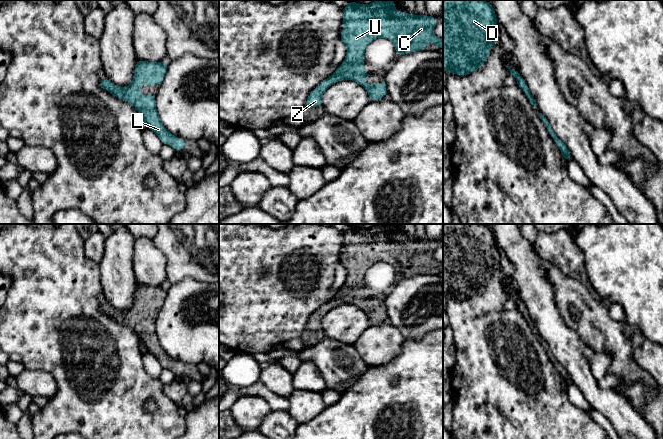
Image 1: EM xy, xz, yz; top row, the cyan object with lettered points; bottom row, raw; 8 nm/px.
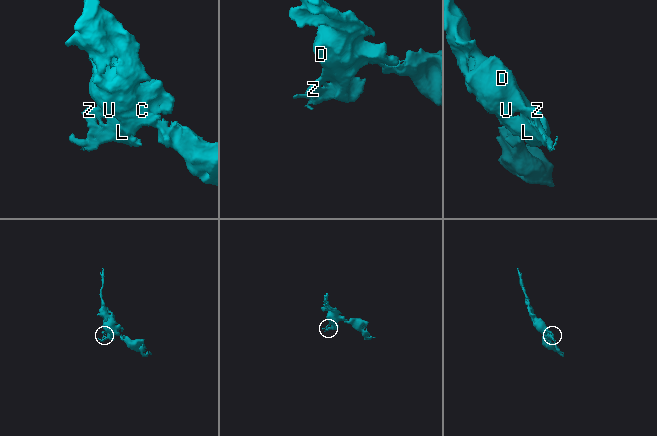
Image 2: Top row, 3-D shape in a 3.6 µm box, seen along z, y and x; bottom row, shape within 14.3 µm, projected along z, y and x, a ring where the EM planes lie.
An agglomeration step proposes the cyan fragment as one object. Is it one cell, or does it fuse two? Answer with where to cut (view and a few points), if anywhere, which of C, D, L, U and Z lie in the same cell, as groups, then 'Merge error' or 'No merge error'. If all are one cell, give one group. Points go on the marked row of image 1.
No split. Groups: C D L U Z. No merge error

